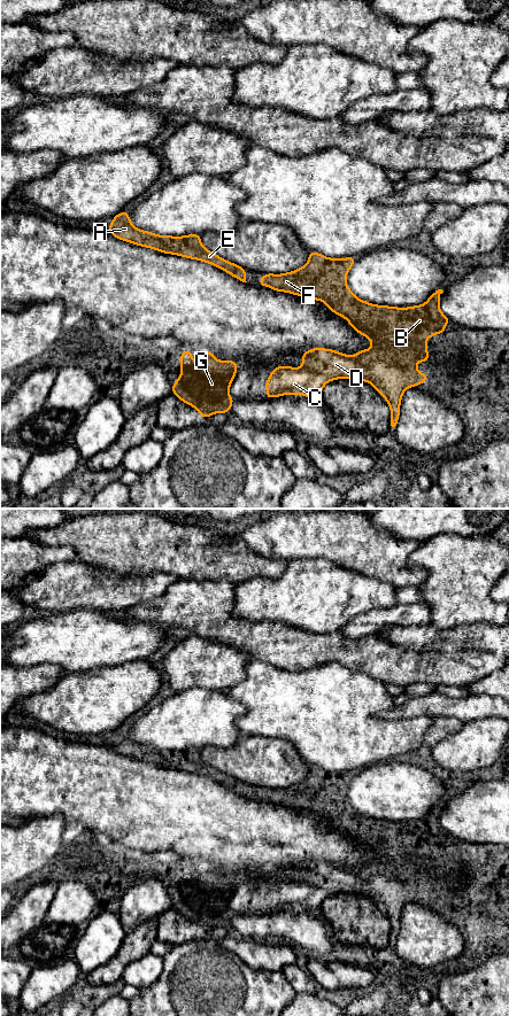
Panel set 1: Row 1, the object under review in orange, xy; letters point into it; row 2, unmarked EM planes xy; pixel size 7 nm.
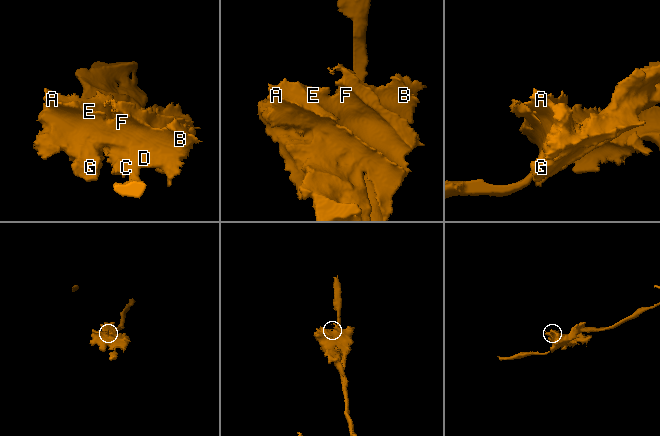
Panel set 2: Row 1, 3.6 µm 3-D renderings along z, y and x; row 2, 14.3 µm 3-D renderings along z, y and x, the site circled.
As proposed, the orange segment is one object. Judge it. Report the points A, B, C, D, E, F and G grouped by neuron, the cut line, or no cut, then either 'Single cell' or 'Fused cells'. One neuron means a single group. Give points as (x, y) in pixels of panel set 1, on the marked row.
Groups: A B D E F G / C. Split along xy (302, 366), (319, 372), (328, 380). Fused cells

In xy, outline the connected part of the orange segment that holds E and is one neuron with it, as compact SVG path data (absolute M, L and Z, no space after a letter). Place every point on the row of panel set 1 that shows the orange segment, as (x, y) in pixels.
M124 210L113 218L111 223L109 224L108 233L119 240L141 247L152 248L163 254L172 254L209 263L227 272L238 280L247 282L246 269L217 256L210 250L207 250L201 243L200 234L171 236L142 231L132 225L130 215Z

